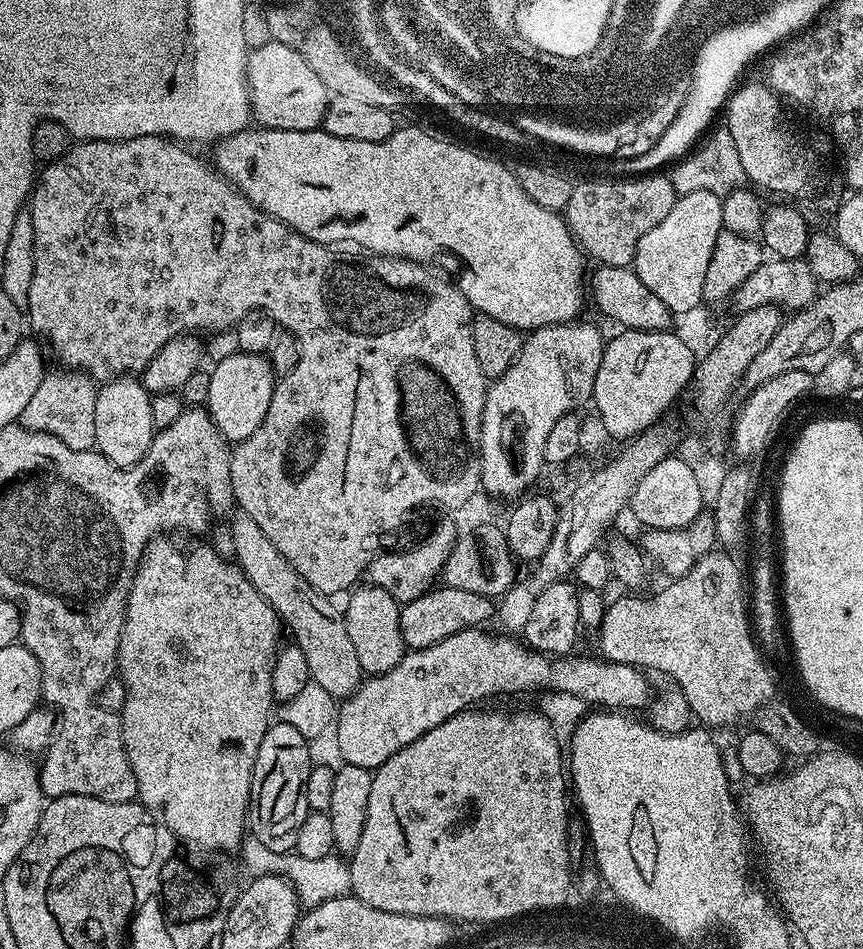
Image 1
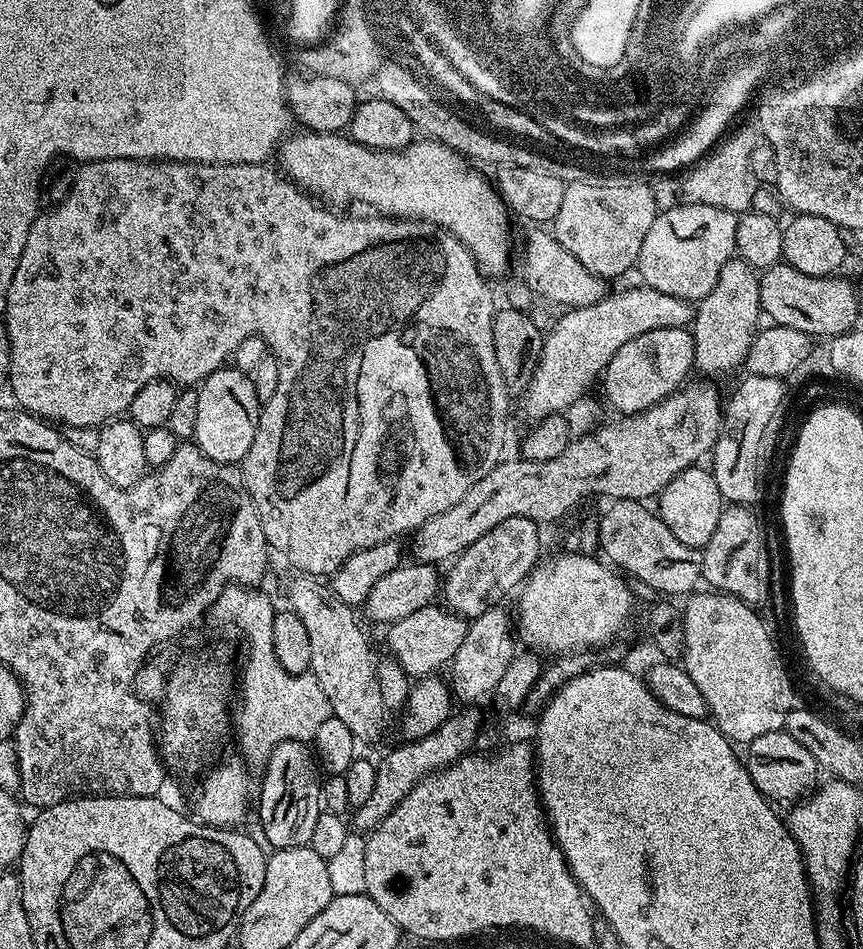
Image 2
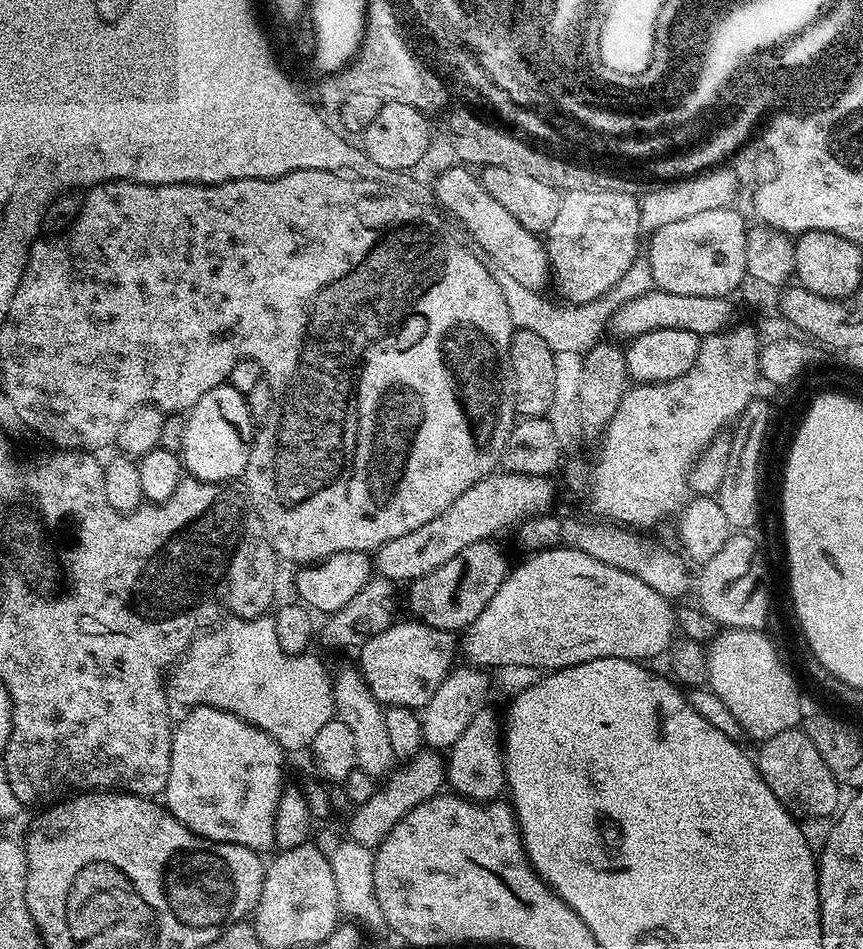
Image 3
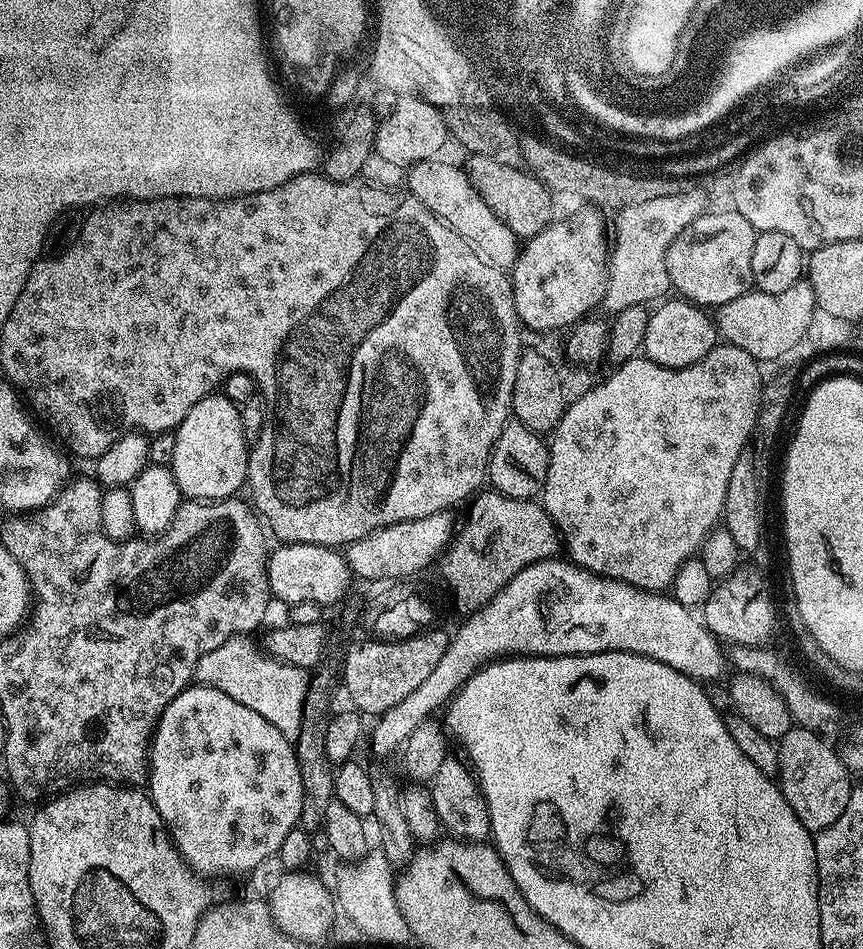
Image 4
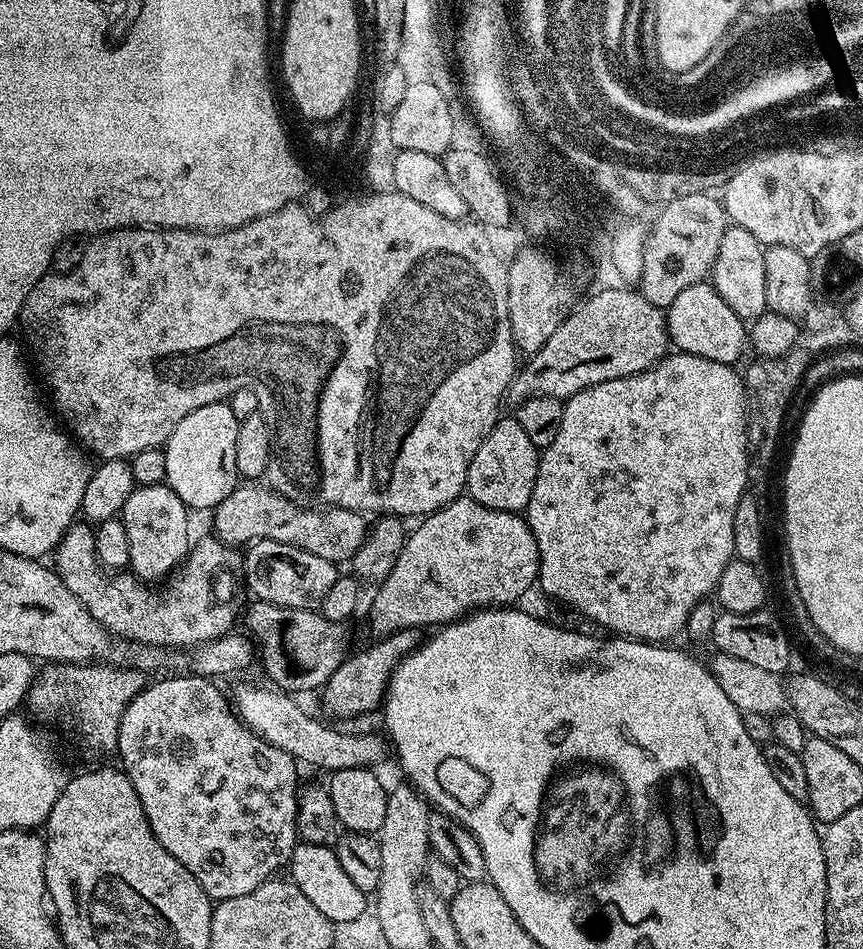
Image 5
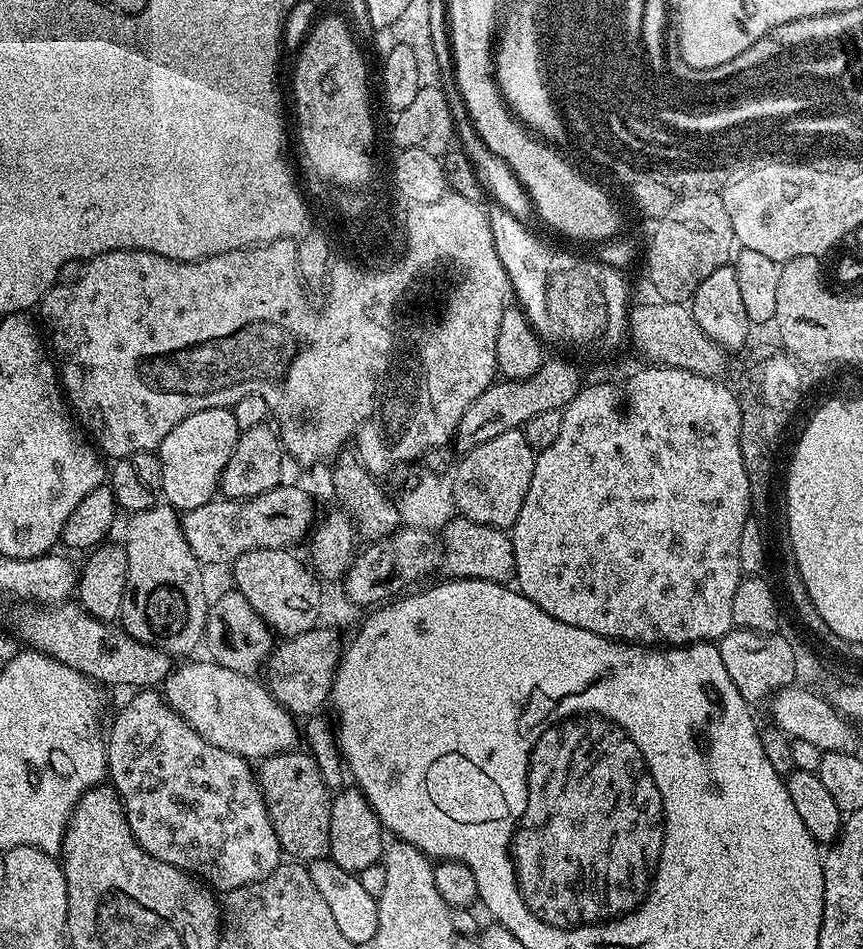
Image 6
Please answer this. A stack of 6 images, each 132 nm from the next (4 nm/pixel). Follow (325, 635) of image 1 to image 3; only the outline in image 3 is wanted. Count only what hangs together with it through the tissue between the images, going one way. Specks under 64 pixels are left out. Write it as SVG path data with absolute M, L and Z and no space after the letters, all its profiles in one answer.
M355 667L344 668L340 673L335 673L332 676L332 697L336 703L335 715L346 724L354 738L355 767L373 778L387 777L393 771L397 759L386 731L384 708L366 686L364 675Z

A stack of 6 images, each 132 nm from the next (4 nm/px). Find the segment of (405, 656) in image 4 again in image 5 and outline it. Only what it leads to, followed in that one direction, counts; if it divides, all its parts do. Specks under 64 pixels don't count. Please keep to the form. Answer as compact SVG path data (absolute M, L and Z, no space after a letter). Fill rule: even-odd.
M401 628L392 636L377 639L376 644L364 648L361 652L353 651L346 660L334 670L319 693L320 704L324 707L325 717L333 716L336 720L348 720L359 712L368 712L381 703L388 687L388 677L396 665L421 643L422 632L419 628ZM421 635L421 636L420 636ZM356 652L356 653L355 653ZM328 715L328 716L327 716Z

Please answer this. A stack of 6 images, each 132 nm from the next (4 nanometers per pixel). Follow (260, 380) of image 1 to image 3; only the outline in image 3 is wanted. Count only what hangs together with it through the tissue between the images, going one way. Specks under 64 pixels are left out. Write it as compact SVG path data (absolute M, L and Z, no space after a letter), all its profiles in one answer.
M221 382L211 388L212 385L197 395L191 405L192 413L187 413L186 438L182 438L182 450L179 455L182 457L183 467L189 477L205 480L211 484L222 484L232 482L235 476L236 479L243 477L248 461L250 433L253 431L254 421L248 409L248 397L245 393L239 392L234 385L227 382Z

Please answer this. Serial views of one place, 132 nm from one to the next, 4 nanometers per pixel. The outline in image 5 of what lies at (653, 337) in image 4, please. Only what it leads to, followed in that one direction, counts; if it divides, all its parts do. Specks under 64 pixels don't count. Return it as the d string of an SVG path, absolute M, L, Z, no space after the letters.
M701 282L686 287L672 305L666 308L668 322L668 338L673 349L694 354L698 358L710 358L710 362L722 362L735 365L736 359L743 357L746 352L746 321L741 316L734 314L730 306L726 306L726 300L711 283Z

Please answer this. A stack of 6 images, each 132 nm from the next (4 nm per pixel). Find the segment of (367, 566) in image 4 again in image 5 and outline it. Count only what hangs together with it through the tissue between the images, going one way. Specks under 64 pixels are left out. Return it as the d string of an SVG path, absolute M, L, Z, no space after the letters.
M238 486L214 510L212 520L217 540L229 546L247 545L257 540L273 540L286 546L298 546L333 562L351 561L368 536L369 521L361 513L345 508L301 506L287 500L267 486Z

